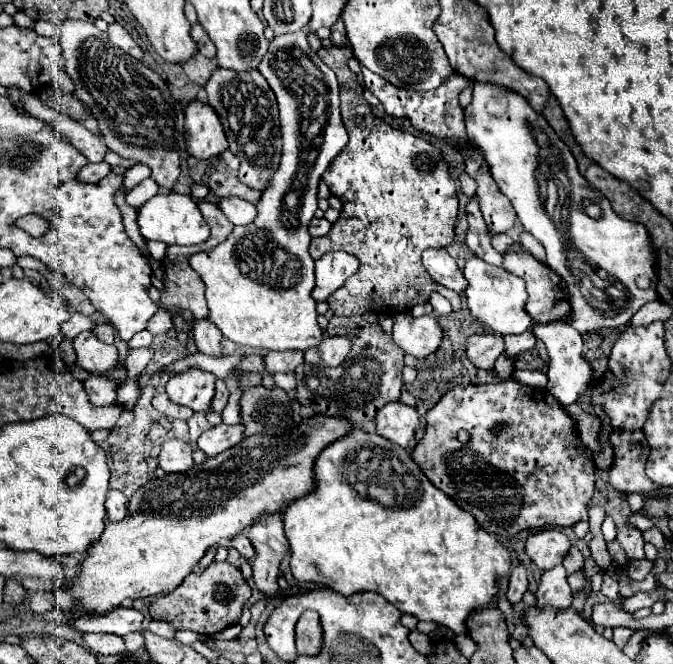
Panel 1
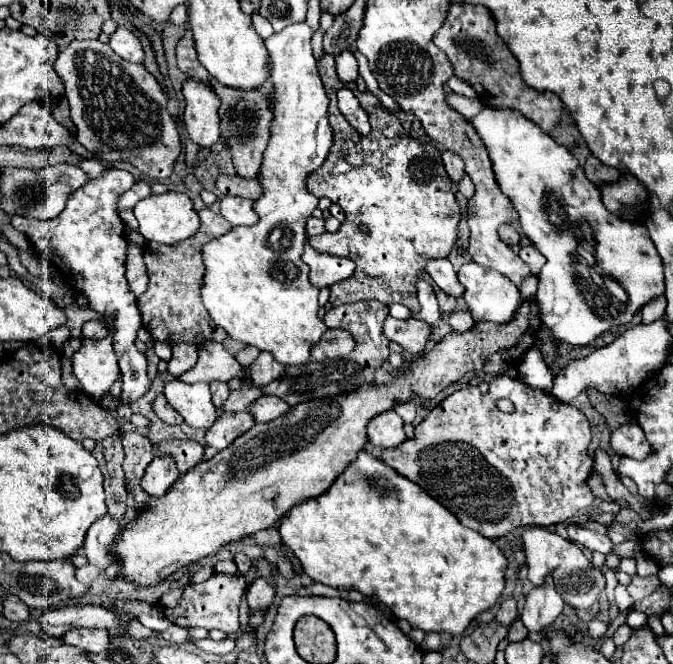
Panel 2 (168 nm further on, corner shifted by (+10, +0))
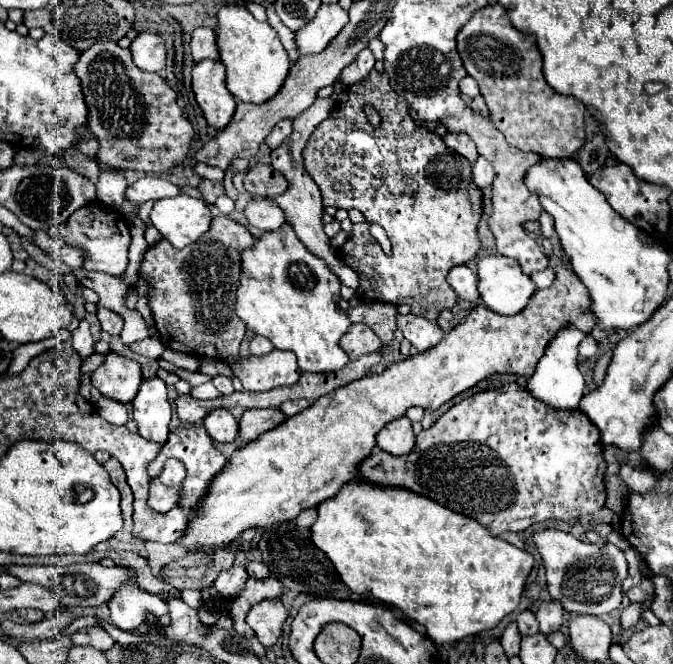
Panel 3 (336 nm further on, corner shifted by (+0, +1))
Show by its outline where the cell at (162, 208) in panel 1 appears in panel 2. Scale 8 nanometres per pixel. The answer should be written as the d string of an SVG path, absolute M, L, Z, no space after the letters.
M168 191L164 195L150 195L142 201L138 201L138 205L134 207L134 215L140 223L140 233L148 241L158 241L164 245L180 243L180 241L196 235L200 229L200 217L194 209L192 199L186 193L178 193L178 191Z

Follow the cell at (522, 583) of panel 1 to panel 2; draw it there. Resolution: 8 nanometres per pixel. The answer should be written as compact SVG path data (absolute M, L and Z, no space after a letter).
M510 597L510 599L504 599L498 613L496 613L496 621L504 627L510 627L514 621L518 619L518 613L516 613L516 601Z

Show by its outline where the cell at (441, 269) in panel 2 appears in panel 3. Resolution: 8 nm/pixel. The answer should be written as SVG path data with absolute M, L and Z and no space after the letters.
M454 266L448 276L446 276L448 284L454 288L454 292L458 294L460 300L470 300L476 302L478 300L478 278L476 274L468 268L468 266Z

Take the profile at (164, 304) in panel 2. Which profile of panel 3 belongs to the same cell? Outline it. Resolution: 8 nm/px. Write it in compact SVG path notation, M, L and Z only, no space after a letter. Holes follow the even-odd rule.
M214 216L208 234L200 236L196 244L178 250L168 240L160 240L146 250L140 274L148 276L154 286L150 308L158 338L164 346L192 356L212 356L220 360L238 356L238 346L246 332L244 322L234 316L240 250L252 246L252 242L254 236L246 226L228 216ZM206 346L214 346L218 354L196 354Z

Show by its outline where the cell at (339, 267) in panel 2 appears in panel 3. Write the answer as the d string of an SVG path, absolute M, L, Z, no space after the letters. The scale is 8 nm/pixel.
M316 98L314 104L308 110L304 110L304 114L300 114L300 116L294 118L294 130L292 130L292 134L272 152L272 166L274 166L274 170L278 170L288 180L288 190L280 198L274 198L274 200L284 210L288 222L294 224L294 230L296 230L296 236L300 238L300 242L304 242L304 246L316 258L324 260L326 266L330 268L330 272L336 274L342 284L346 284L346 286L350 286L350 288L356 290L356 286L358 286L358 274L344 260L340 260L340 256L336 254L336 250L330 246L330 238L322 230L322 226L324 226L324 222L322 222L324 206L322 206L320 190L318 190L316 182L308 176L308 172L304 170L304 164L302 164L302 150L304 150L304 146L306 146L312 130L316 130L316 126L324 118L328 118L330 110L332 110L332 100L330 98Z

